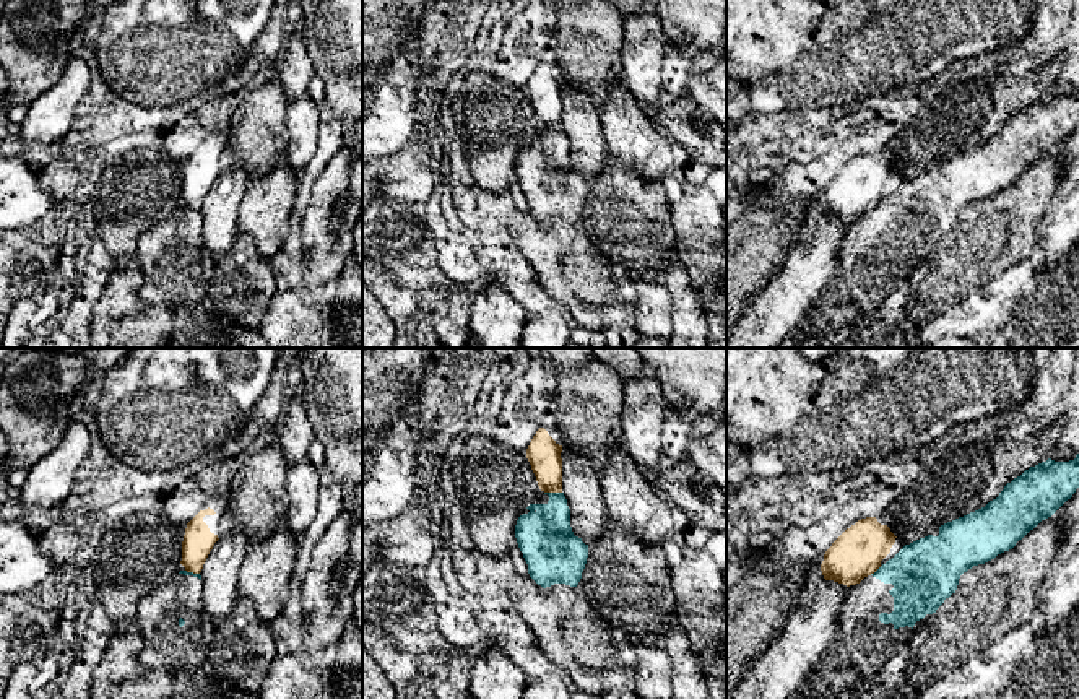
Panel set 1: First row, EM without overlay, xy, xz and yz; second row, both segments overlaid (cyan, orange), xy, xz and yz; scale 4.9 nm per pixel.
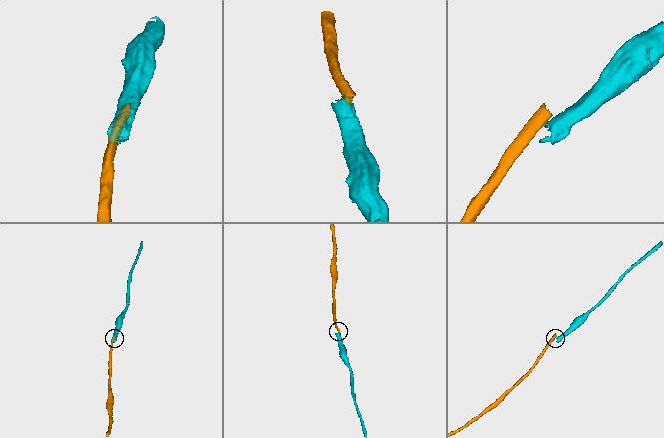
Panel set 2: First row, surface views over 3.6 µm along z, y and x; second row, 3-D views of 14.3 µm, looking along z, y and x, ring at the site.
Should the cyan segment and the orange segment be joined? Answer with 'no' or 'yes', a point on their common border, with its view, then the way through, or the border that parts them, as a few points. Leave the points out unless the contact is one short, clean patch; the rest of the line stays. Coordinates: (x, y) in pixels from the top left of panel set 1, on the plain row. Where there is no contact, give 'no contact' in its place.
no; contact xz (553, 129); border xz (545, 127), (561, 129)

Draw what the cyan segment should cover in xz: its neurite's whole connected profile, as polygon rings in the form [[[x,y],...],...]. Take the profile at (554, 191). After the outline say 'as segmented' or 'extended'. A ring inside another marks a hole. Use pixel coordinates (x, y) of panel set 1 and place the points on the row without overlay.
[[[541,127],[518,153],[515,174],[528,200],[528,210],[538,221],[578,221],[588,180],[572,167],[564,128]]]; extended

